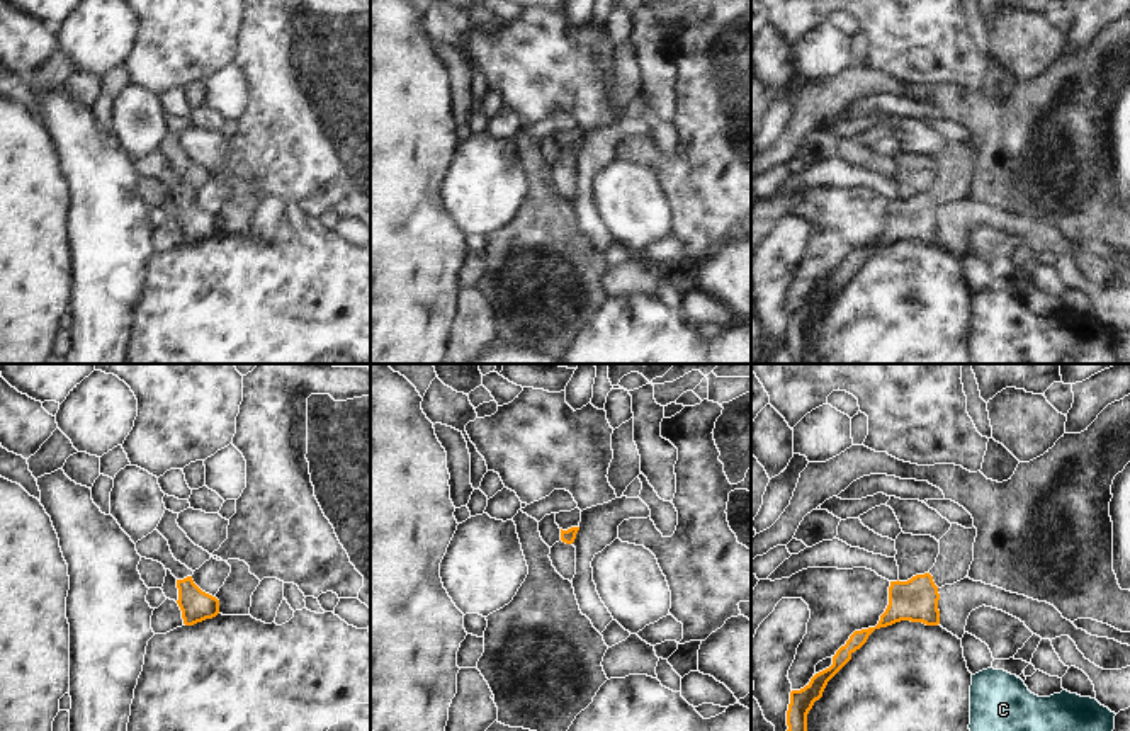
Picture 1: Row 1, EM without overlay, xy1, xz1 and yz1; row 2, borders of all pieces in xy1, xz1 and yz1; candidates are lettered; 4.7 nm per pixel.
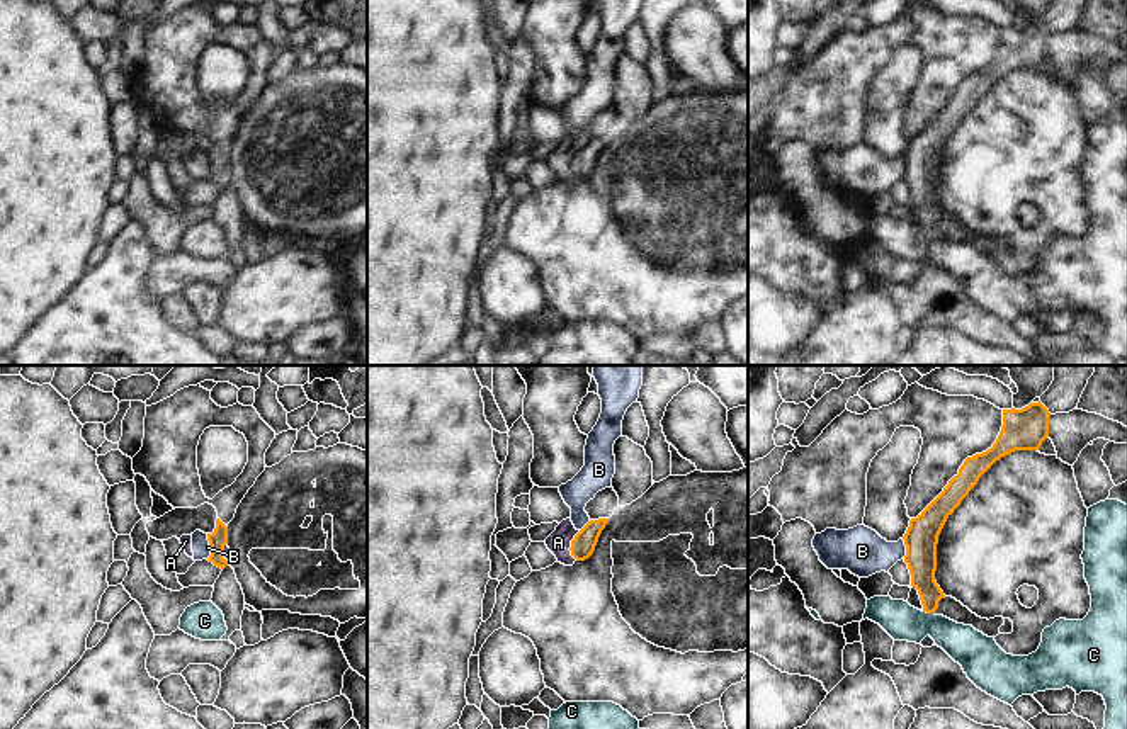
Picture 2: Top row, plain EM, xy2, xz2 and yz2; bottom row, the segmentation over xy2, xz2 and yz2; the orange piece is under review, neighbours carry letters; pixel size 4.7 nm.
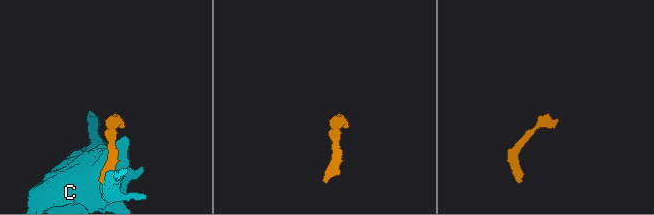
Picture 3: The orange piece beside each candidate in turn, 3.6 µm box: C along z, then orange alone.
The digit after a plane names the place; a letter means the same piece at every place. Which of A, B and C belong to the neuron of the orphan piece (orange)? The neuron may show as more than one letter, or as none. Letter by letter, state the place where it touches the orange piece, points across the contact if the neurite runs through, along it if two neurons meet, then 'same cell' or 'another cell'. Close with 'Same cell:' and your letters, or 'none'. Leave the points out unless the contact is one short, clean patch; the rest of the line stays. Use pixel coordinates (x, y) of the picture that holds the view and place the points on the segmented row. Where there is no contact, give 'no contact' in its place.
A: xz2 (571, 546) | another cell
B: xy2 (209, 544) | along xy2 (206, 534), (208, 558) | another cell
C: yz2 (928, 612) | along yz2 (923, 610), (934, 614) | another cell
Same cell: none

